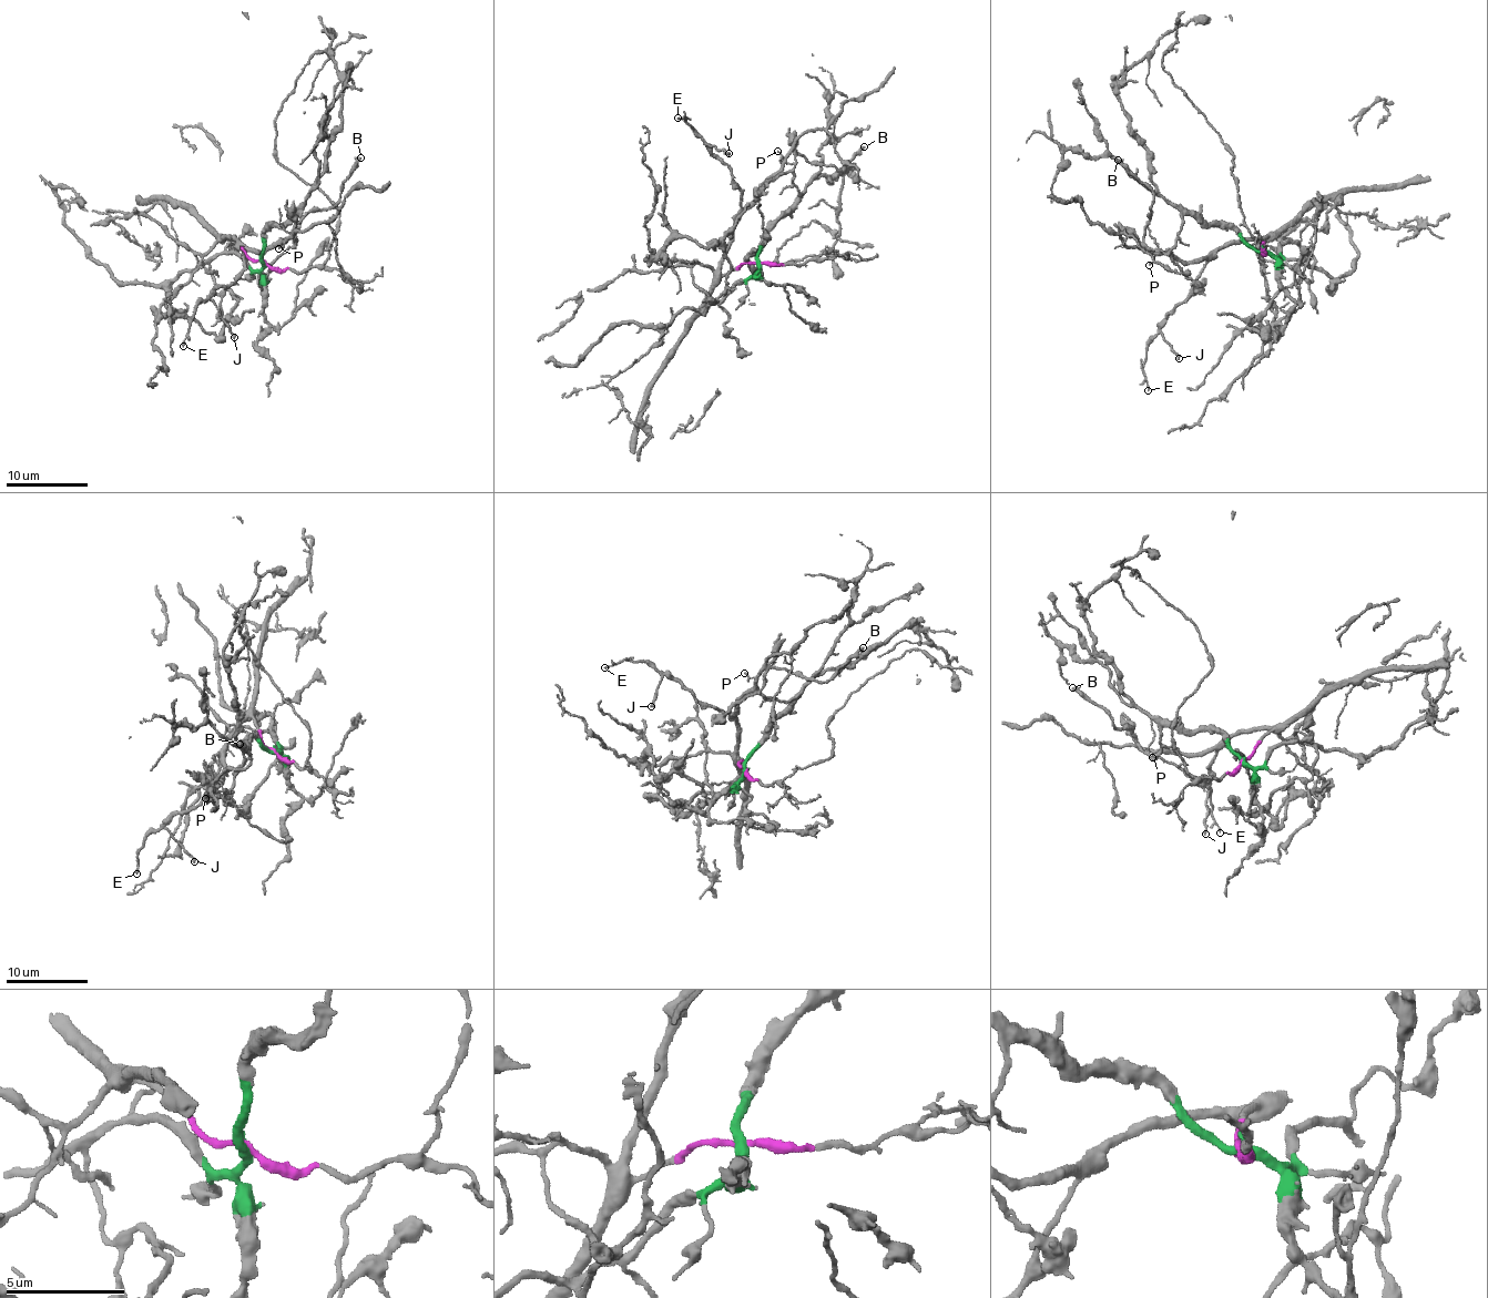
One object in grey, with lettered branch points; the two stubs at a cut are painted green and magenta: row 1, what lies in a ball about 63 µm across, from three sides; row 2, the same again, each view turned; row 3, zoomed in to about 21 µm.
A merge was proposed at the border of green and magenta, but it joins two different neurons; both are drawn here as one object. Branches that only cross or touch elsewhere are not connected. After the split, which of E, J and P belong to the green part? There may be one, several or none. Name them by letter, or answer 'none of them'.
none of them

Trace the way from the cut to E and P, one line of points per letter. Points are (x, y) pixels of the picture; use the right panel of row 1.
E: (1261, 249), (1262, 239), (1266, 238), (1227, 245), (1203, 268), (1148, 344), (1142, 374), (1149, 390)
P: (1261, 249), (1262, 239), (1266, 238), (1225, 245), (1190, 262), (1164, 254), (1157, 255), (1149, 264)

